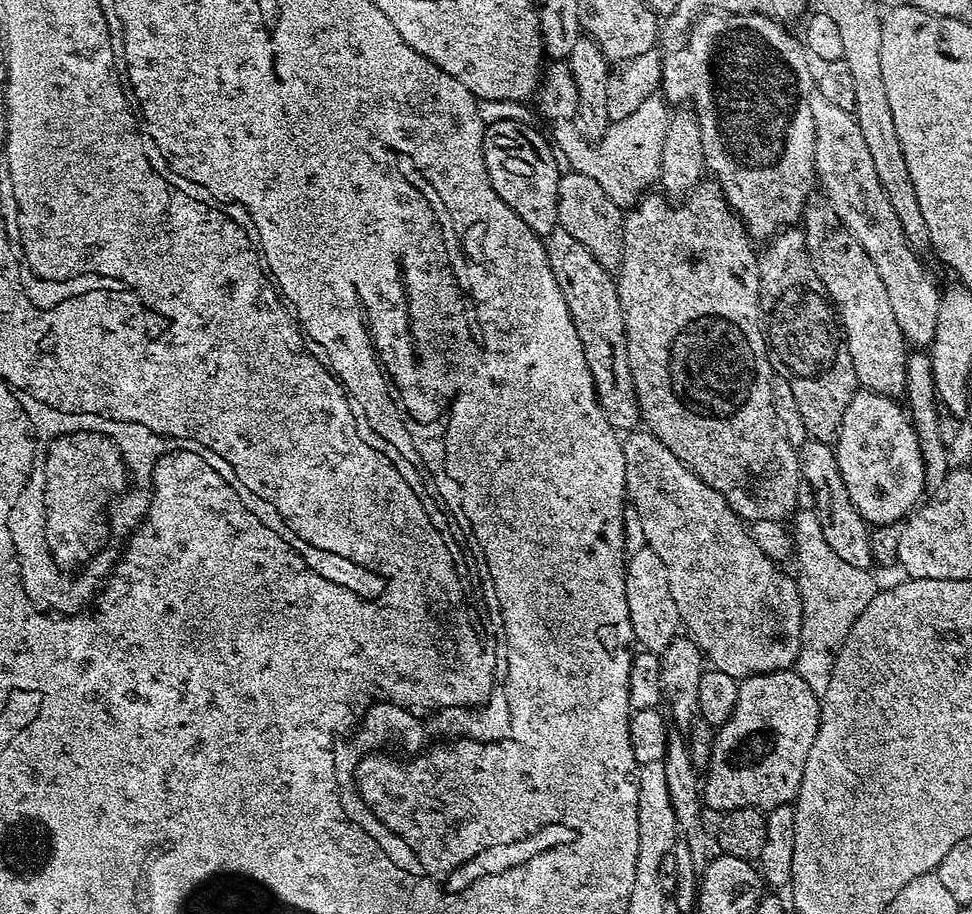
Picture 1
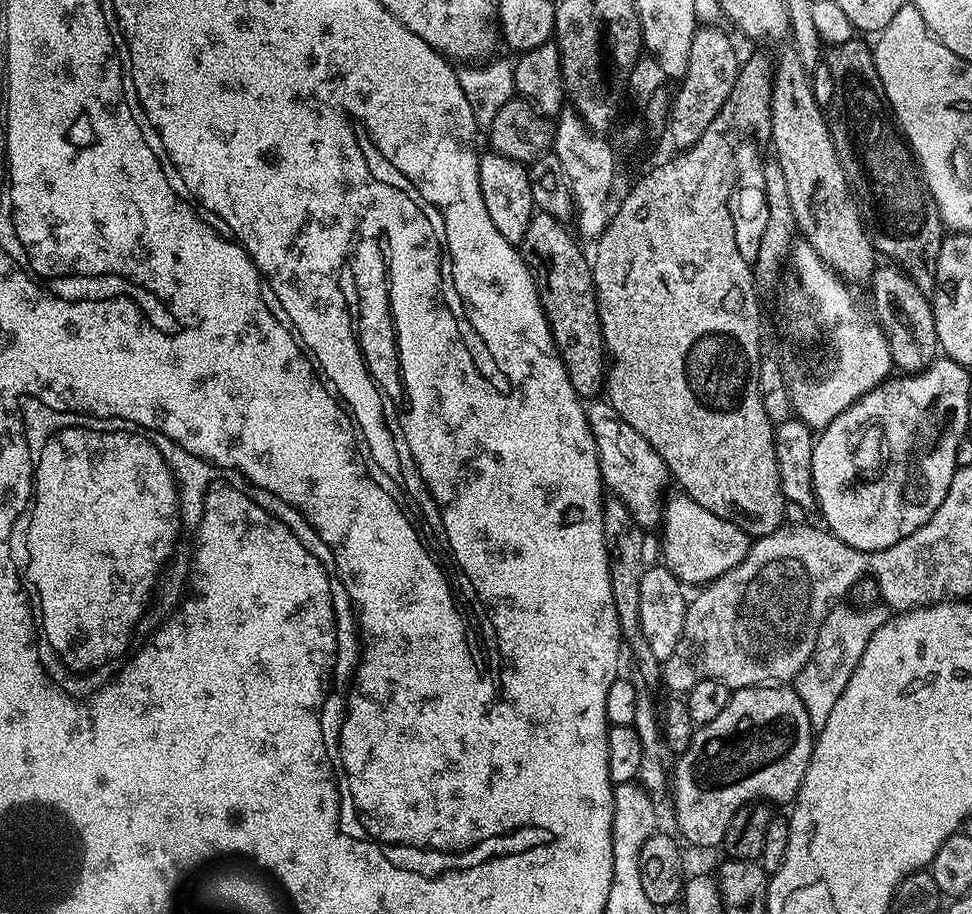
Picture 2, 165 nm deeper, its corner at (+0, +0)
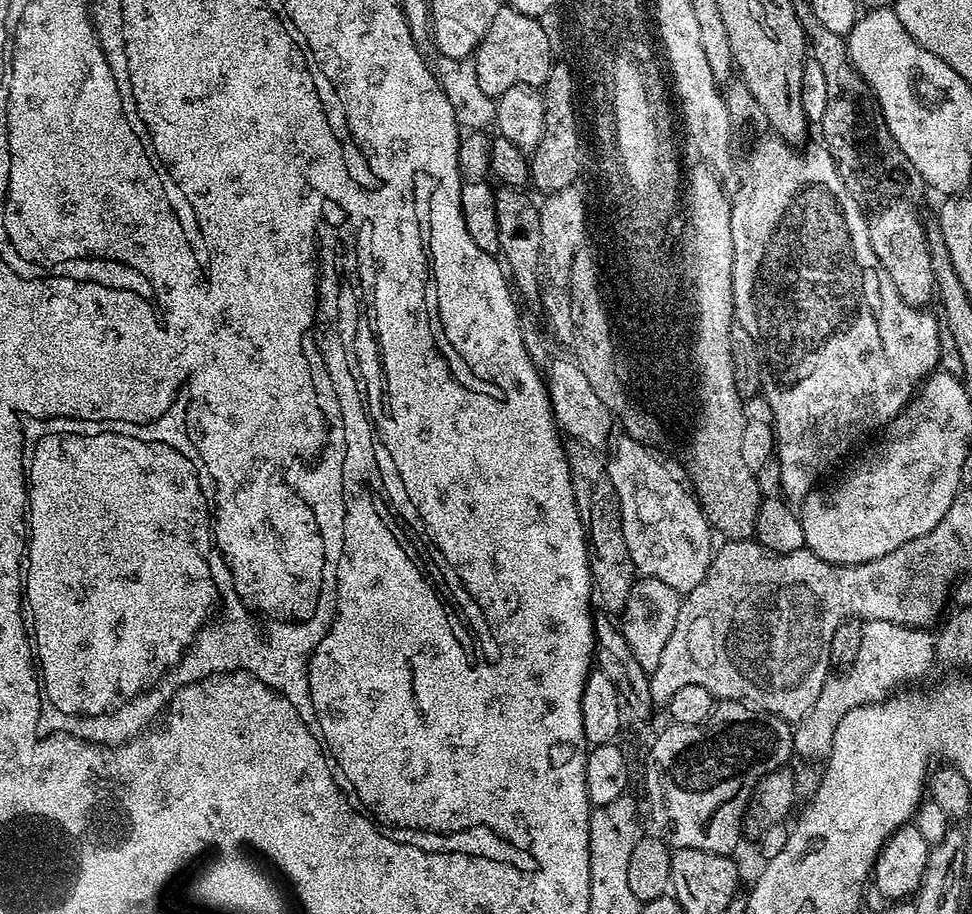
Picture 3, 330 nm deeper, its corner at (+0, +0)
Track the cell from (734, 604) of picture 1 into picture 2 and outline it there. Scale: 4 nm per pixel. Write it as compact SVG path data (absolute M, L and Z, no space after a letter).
M593 399L587 405L586 411L588 425L598 450L605 489L611 490L611 493L626 505L641 528L655 529L661 523L662 501L666 496L664 487L670 484L667 466L652 449L650 442L646 442L646 438L642 438L642 434L638 434L638 430L634 430L630 422L622 419L607 399Z

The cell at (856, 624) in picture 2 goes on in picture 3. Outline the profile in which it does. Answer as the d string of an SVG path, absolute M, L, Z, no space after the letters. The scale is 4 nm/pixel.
M869 620L867 623L864 624L864 633L862 634L862 646L858 649L858 658L854 658L854 662L848 668L843 669L839 674L832 674L829 675L828 681L822 686L822 694L818 694L818 702L814 702L814 706L812 709L806 713L806 715L798 721L795 725L793 734L792 734L792 751L795 753L797 757L801 756L804 760L820 760L819 762L827 761L828 755L830 754L830 746L834 742L834 730L838 730L838 722L842 722L842 718L846 718L846 714L850 714L850 710L854 710L855 708L865 708L867 704L877 704L879 700L887 700L889 696L893 695L897 690L903 689L905 686L903 684L908 684L911 680L920 680L923 678L924 675L928 672L928 667L933 667L934 661L936 659L936 641L934 639L933 633L931 631L922 629L922 628L907 628L906 626L902 626L901 624L895 624L894 622L882 622L881 620Z

